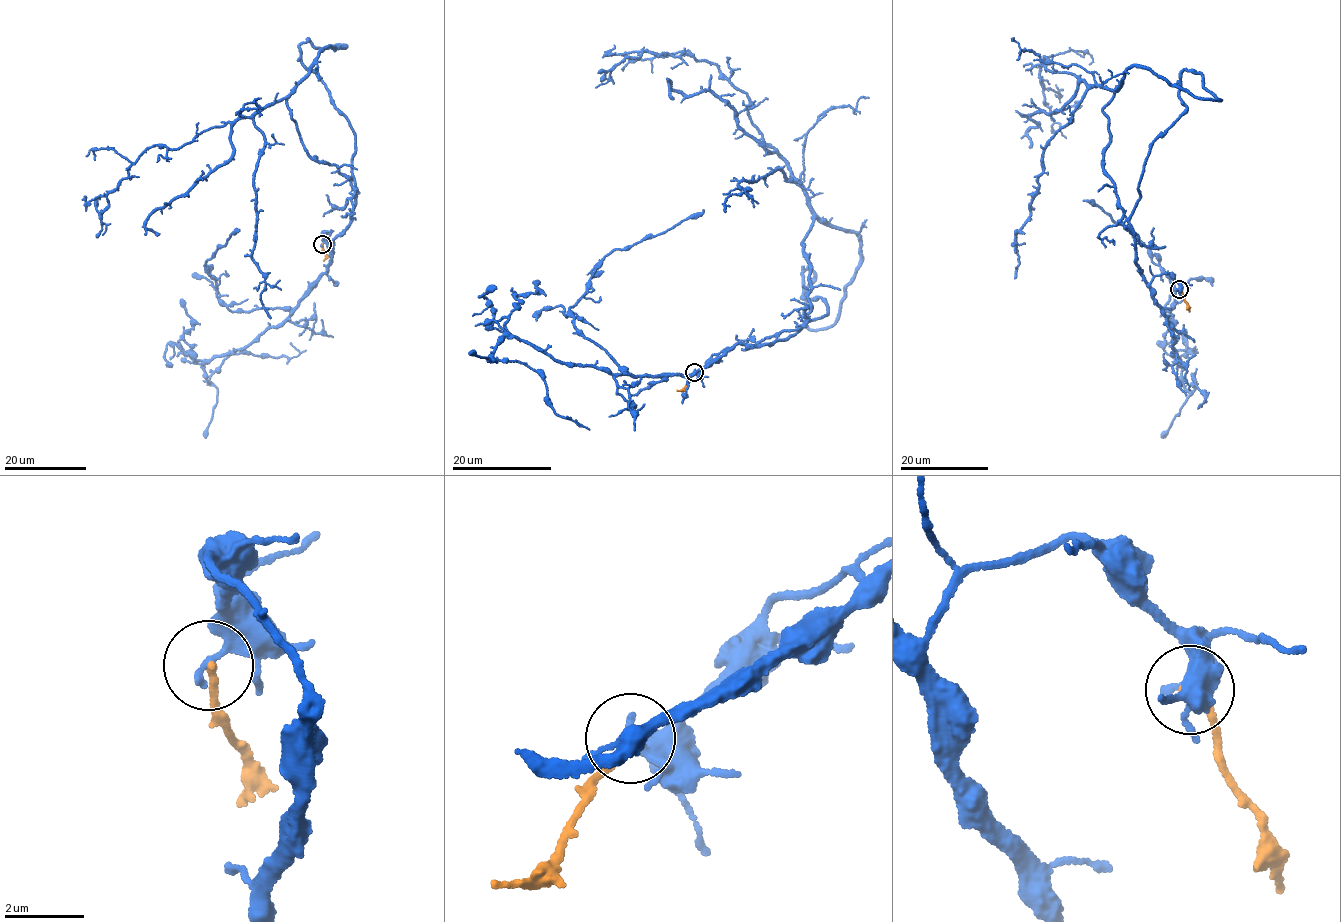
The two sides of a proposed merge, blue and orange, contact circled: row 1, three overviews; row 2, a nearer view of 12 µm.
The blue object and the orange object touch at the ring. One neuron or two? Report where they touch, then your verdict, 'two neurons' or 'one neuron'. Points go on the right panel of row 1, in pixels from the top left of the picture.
at (1179, 289); two neurons

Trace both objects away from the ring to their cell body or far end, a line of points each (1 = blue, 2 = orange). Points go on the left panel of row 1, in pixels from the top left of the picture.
1: (322, 244), (350, 222), (357, 190), (309, 155), (284, 99), (176, 148), (151, 146), (99, 217), (100, 199)
2: (322, 244), (324, 261)

